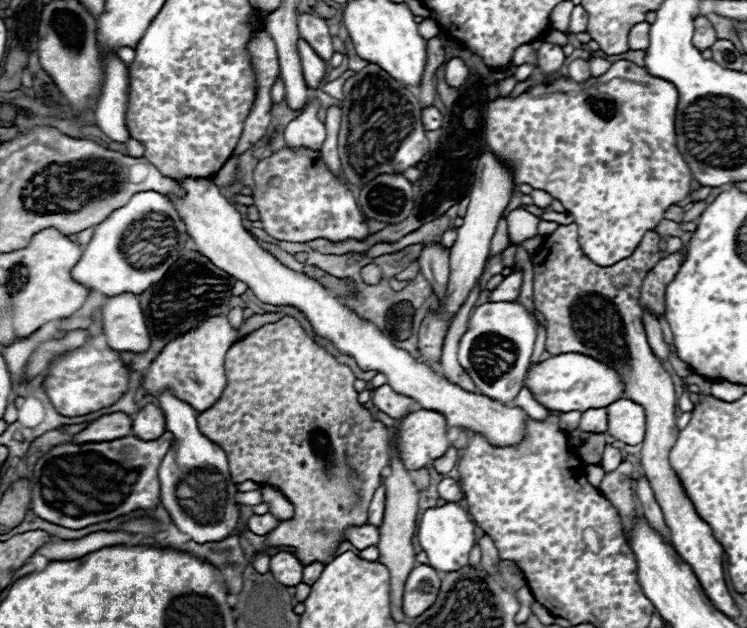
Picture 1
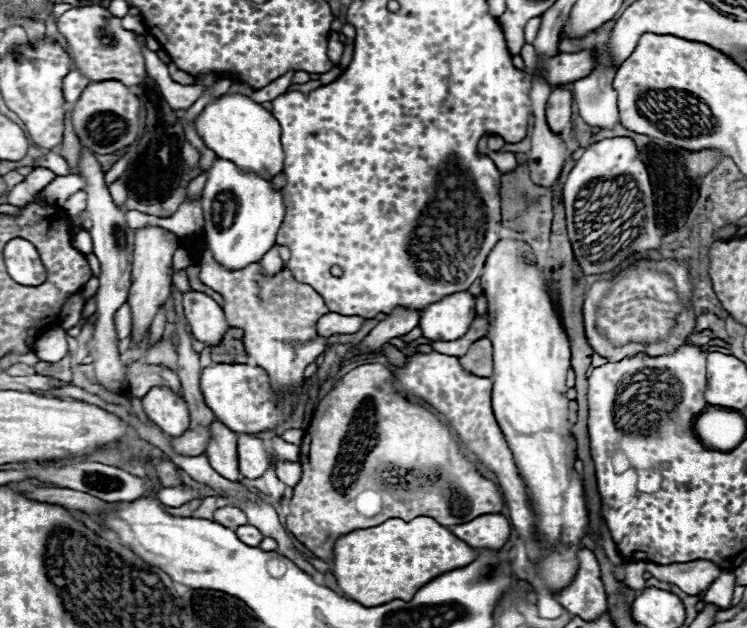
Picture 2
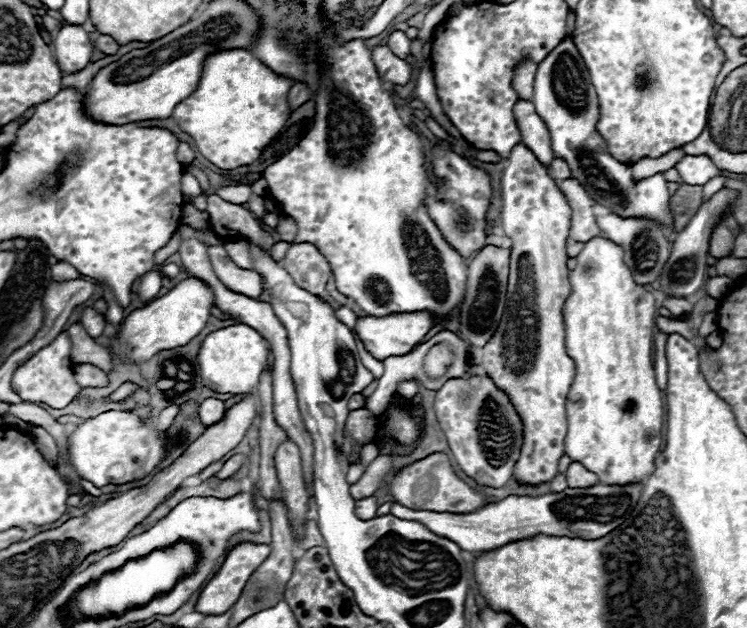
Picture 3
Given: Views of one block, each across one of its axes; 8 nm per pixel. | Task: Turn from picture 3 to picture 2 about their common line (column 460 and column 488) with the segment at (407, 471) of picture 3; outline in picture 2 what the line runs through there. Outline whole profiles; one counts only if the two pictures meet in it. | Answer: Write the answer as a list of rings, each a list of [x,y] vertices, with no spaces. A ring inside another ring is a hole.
[[[364,364],[350,370],[320,400],[300,446],[300,464],[302,478],[294,486],[286,528],[310,552],[314,552],[314,556],[326,562],[334,560],[336,538],[352,530],[378,526],[390,518],[412,520],[416,516],[432,516],[436,522],[452,526],[464,524],[482,514],[496,514],[504,506],[496,484],[482,478],[476,472],[476,466],[466,460],[466,456],[460,452],[458,440],[452,436],[448,426],[444,426],[426,408],[400,398],[392,386],[392,372],[382,364]],[[368,488],[374,488],[386,496],[382,496],[382,512],[372,518],[362,518],[354,508],[354,500],[358,492]]]

